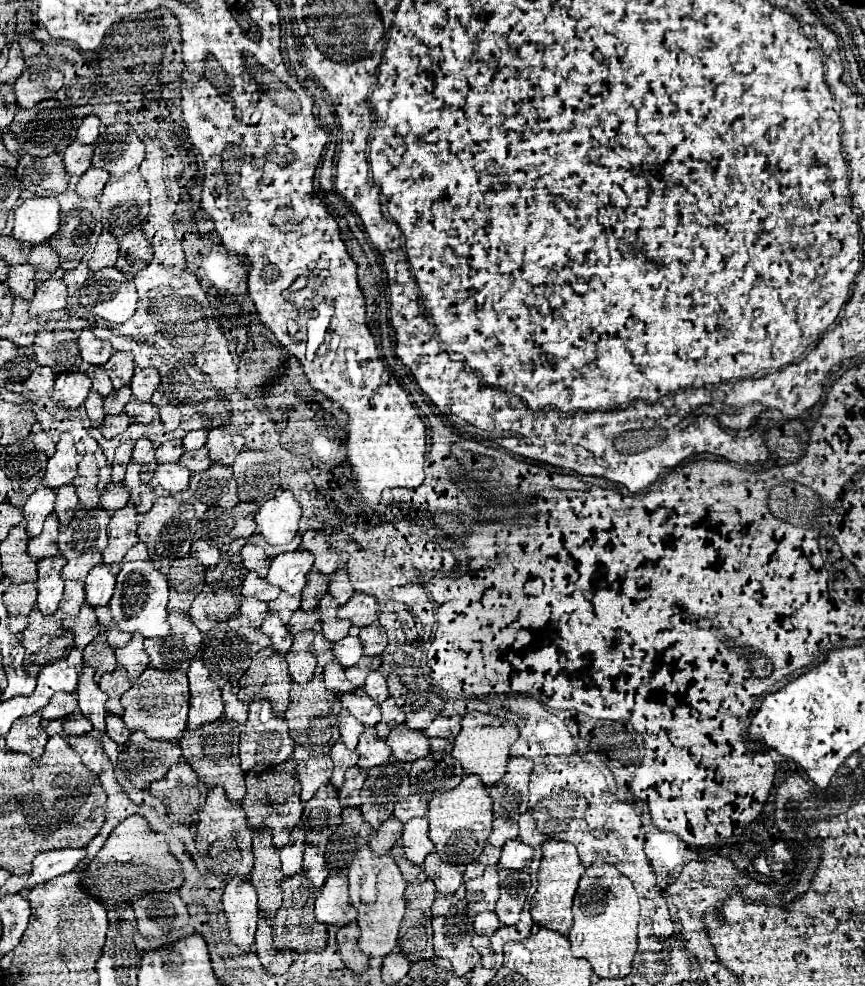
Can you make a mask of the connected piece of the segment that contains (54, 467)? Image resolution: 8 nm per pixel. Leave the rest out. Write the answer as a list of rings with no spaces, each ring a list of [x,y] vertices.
[[[63,433],[59,443],[57,443],[57,451],[55,455],[47,461],[47,473],[43,477],[43,485],[51,487],[51,489],[59,489],[61,485],[67,485],[75,479],[75,445],[69,433]]]

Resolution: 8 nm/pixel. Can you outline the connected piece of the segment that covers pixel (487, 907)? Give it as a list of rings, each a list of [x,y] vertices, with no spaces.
[[[487,867],[481,877],[467,881],[465,887],[467,887],[465,901],[471,911],[481,913],[495,909],[495,903],[499,899],[499,881],[495,867]]]

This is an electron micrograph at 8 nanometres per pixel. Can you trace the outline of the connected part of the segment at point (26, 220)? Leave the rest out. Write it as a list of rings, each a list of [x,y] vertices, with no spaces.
[[[53,197],[25,199],[15,209],[13,237],[31,245],[45,243],[59,229],[59,203]]]

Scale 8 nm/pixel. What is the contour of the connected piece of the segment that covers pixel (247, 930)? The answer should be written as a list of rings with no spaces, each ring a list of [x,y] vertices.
[[[233,877],[223,891],[223,913],[227,917],[229,939],[241,951],[249,949],[255,941],[257,929],[257,903],[255,889],[247,879]]]

